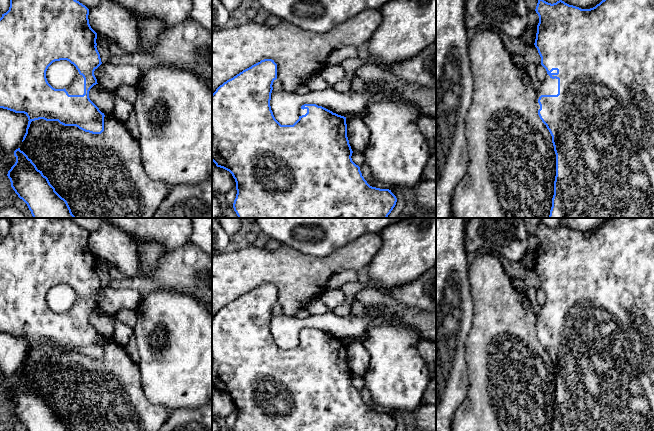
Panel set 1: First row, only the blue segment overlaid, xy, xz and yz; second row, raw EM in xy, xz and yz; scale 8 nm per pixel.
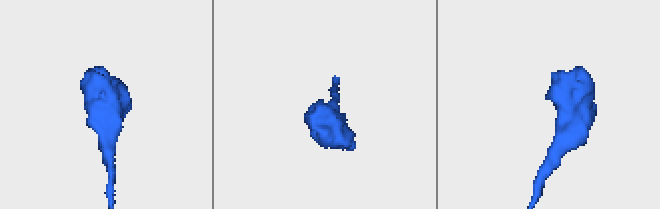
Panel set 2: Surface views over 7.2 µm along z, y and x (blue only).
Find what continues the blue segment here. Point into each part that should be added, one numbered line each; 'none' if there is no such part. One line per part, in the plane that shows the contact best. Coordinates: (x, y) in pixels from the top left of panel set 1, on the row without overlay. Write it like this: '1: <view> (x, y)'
1: yz (549, 310)

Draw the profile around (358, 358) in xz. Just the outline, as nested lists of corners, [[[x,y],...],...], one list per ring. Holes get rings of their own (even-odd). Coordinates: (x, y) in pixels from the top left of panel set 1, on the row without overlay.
[[[356,339],[346,341],[346,348],[347,361],[352,375],[363,378],[370,363],[368,351],[363,346],[363,343]]]

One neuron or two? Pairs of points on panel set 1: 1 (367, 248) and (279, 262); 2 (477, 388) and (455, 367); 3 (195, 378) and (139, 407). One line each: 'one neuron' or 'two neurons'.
1: one neuron
2: two neurons
3: two neurons

